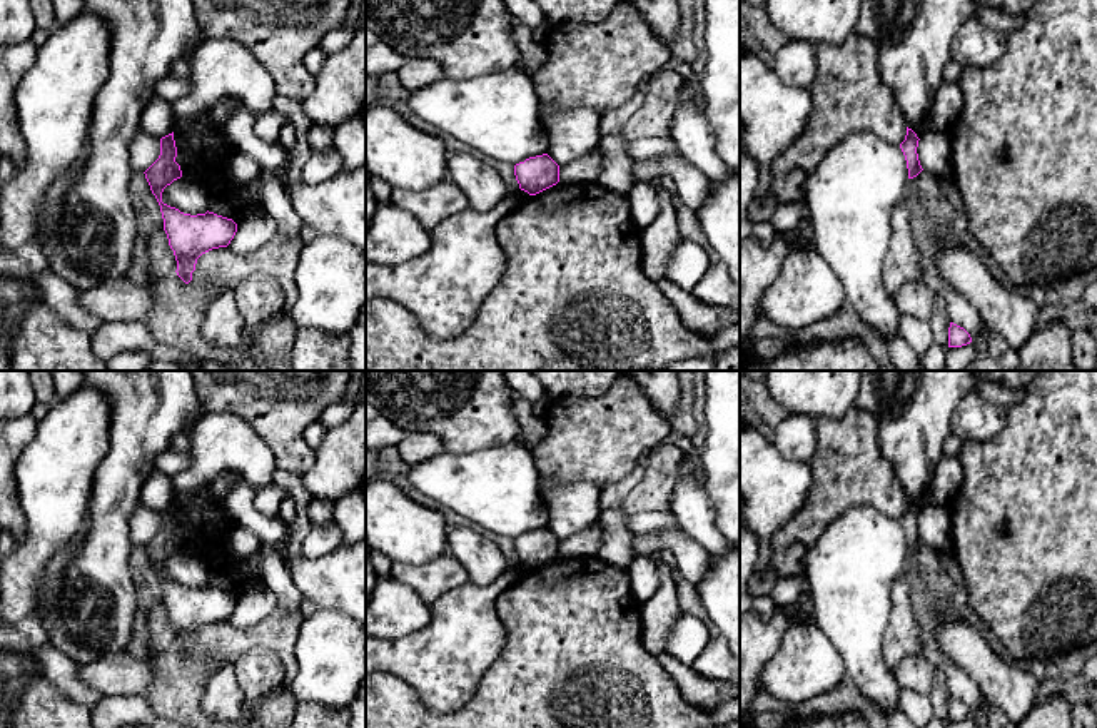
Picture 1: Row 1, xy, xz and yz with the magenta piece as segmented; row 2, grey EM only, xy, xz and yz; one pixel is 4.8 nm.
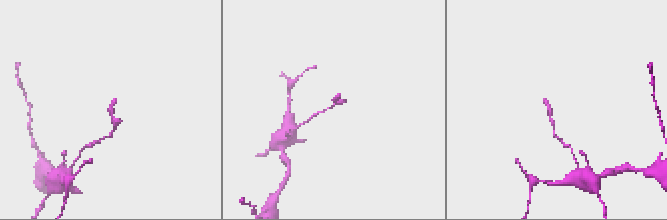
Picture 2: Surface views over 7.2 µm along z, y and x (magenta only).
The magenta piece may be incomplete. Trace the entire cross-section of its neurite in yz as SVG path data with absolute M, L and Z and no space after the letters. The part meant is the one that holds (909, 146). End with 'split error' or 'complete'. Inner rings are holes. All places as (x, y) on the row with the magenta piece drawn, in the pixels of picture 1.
M907 127L907 135L905 140L900 144L900 149L907 160L908 179L917 177L923 170L917 154L918 140L920 139L917 137L917 134Z; complete

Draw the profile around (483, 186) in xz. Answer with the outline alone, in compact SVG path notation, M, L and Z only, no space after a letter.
M463 152L447 157L446 180L456 184L468 199L468 209L491 210L508 192L501 174L486 162Z

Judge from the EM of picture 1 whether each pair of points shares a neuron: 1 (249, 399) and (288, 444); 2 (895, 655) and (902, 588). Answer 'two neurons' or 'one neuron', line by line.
1: one neuron
2: one neuron

